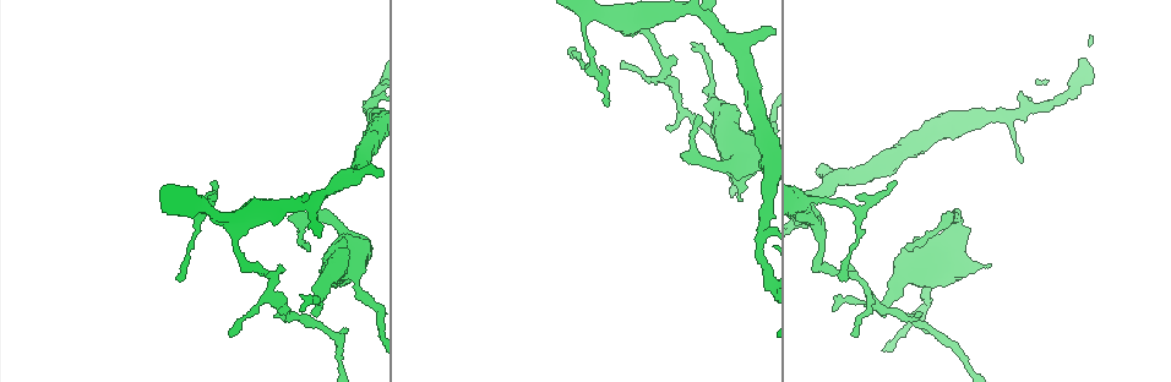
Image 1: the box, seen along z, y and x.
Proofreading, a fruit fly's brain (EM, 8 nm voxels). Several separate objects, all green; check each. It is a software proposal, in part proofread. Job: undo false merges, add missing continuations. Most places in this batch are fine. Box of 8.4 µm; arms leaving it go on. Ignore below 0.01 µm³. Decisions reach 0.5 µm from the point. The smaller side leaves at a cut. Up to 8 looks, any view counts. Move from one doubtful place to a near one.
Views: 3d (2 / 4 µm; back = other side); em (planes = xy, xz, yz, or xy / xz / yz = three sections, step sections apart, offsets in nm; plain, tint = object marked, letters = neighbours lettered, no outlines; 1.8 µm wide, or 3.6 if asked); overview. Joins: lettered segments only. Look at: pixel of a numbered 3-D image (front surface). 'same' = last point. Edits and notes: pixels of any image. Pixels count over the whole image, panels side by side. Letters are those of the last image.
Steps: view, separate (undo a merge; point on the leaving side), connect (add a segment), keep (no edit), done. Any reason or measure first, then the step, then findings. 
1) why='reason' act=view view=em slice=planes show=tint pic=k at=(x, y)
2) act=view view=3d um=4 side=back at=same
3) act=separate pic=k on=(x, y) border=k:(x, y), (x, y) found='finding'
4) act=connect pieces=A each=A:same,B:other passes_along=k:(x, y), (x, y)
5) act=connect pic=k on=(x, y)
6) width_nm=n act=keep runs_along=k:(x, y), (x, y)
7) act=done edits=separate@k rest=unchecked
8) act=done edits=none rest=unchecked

act=view view=3d um=2 pic=1 at=(301, 310)

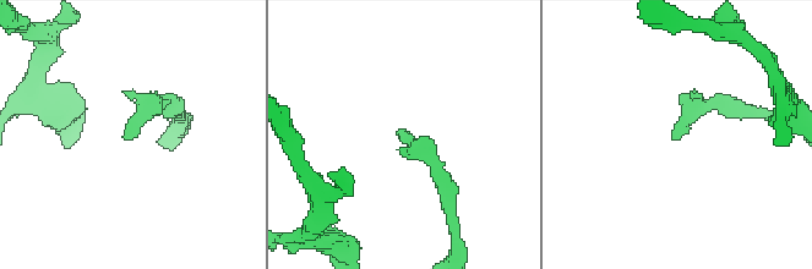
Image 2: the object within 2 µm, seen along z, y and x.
why='now the EM' act=view view=em slice=yz step=16 show=tint pic=2 at=(398, 130)

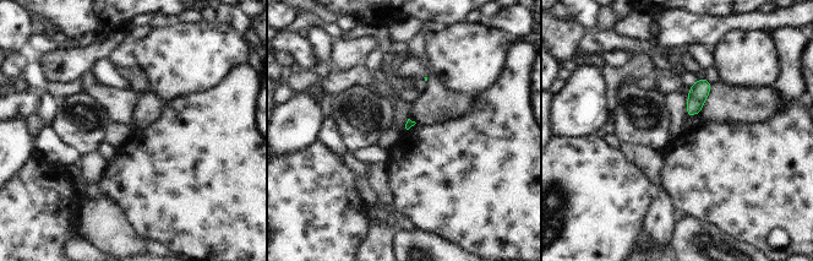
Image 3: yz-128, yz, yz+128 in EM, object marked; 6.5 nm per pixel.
act=view view=em slice=xz step=16 show=letters at=same

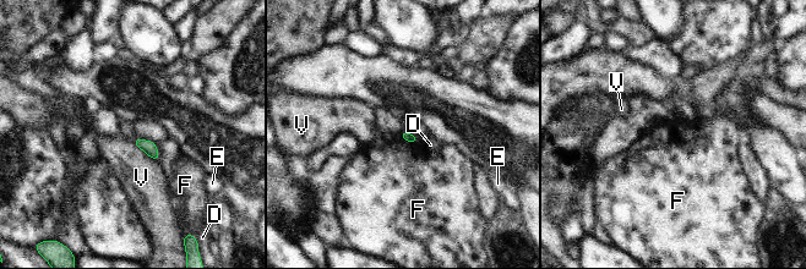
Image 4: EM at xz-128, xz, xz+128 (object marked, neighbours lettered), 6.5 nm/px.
act=keep each=D:other,E:other,F:other,V:other border=4:(399, 136), (409, 142), (418, 141) found='no lettered segment goes on from it'

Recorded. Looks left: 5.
why='free end' act=view view=3d um=4 pic=1 at=(306, 247)

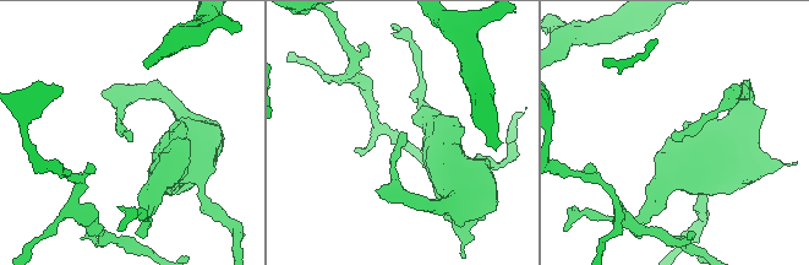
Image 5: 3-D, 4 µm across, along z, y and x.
act=view view=em slice=planes show=letters pic=5 at=(673, 134)

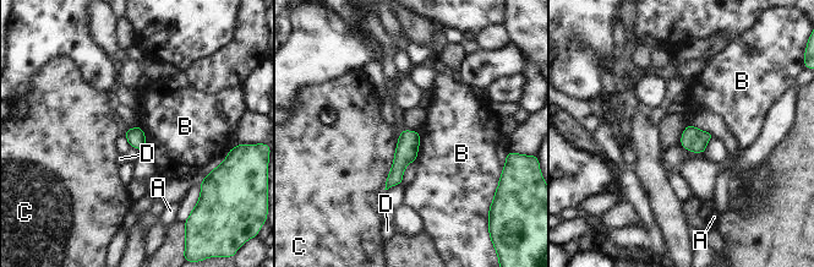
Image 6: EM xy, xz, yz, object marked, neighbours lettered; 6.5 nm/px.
act=keep each=A:other,B:other,C:other,D:other found='no lettered segment goes on from it'

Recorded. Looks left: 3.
why='an open end' act=view view=em slice=xy step=16 show=tint pic=1 at=(991, 266)

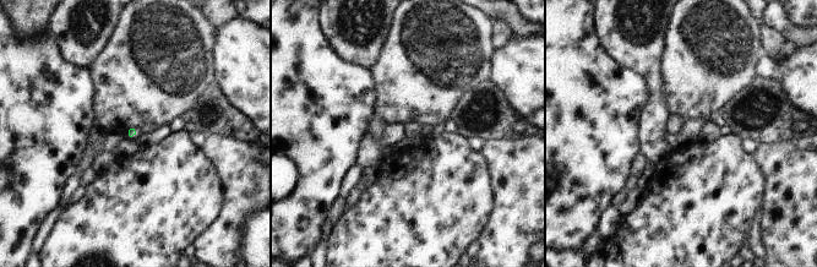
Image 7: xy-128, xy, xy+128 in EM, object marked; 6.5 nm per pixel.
why='cut it another way' act=view view=em slice=planes show=letters at=same

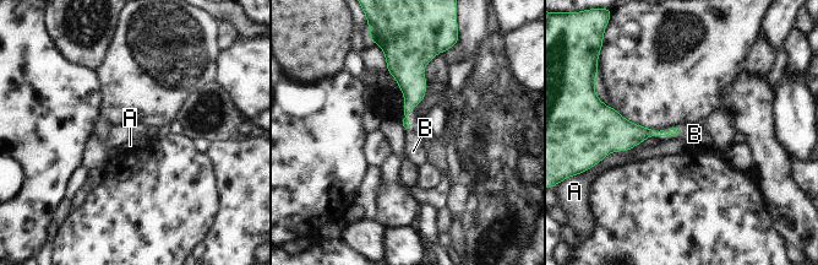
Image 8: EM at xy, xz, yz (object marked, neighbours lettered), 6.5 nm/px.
longest_contact=A:280nm act=connect pieces=B each=A:other,B:same found='it goes on there'

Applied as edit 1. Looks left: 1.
why='thick turns thin' act=view view=em slice=planes show=letters pic=1 at=(811, 200)

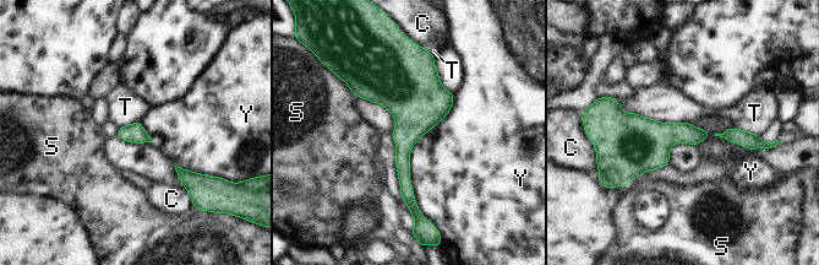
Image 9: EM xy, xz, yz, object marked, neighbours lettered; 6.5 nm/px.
act=keep each=C:other,S:other,T:other,Y:other border=9:(454, 93), (410, 151), (426, 218) found='continuous, no second cell'

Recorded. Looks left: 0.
act=done edits=connect@8 rest=unchecked

